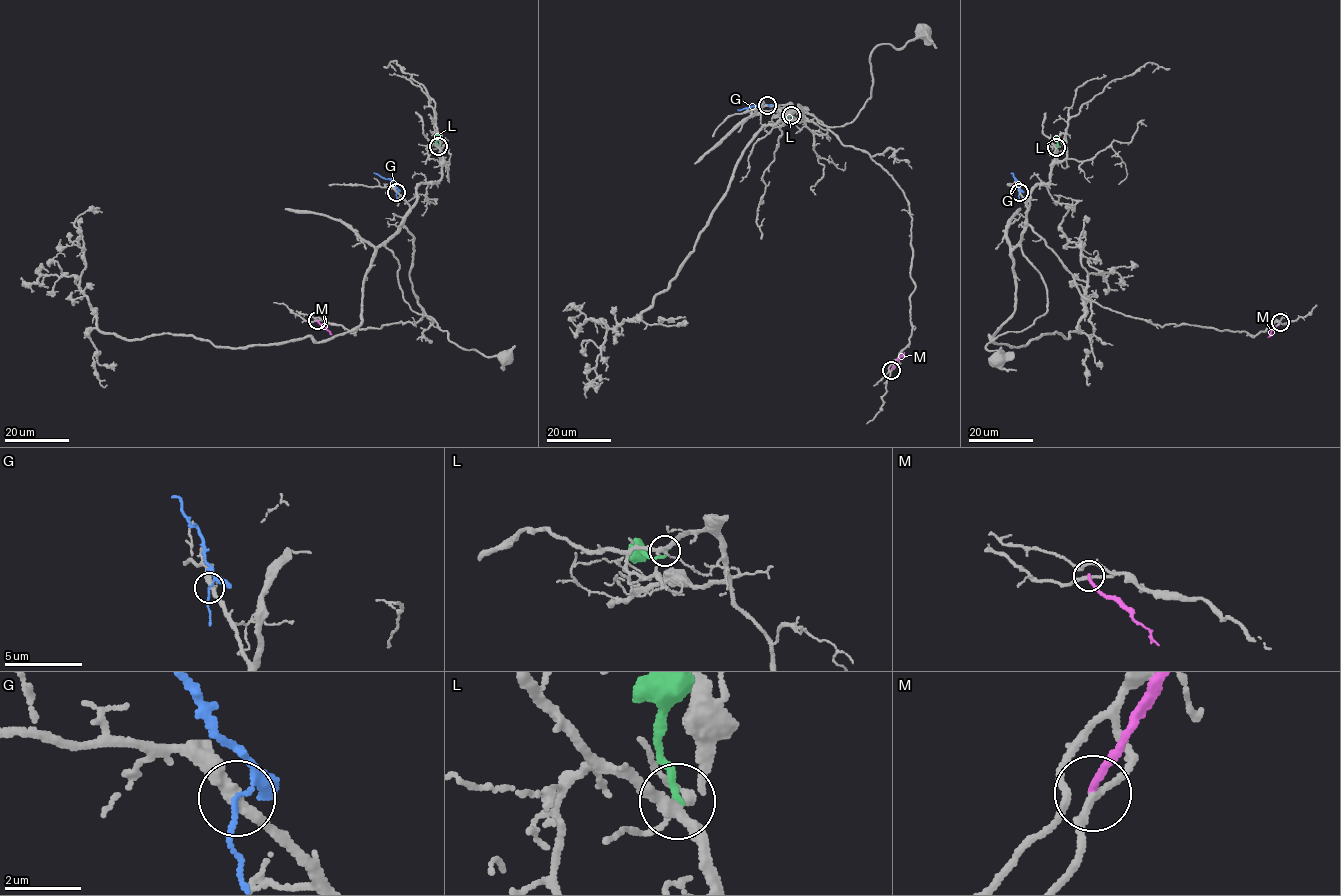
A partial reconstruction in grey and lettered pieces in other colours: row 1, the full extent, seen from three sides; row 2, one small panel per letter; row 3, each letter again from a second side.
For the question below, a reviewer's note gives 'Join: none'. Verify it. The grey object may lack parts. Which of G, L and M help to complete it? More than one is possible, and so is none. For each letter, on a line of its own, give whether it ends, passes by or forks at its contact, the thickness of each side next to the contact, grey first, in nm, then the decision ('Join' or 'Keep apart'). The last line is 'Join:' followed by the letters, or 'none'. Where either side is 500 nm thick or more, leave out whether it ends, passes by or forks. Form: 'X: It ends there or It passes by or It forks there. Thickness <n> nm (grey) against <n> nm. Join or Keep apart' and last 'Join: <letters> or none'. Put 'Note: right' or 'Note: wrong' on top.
Note: right
G: It forks there. Thickness 320 nm (grey) against 120 nm. Keep apart
L: It ends there. Thickness 280 nm (grey) against 200 nm. Keep apart
M: It ends there. Thickness 190 nm (grey) against 200 nm. Keep apart
Join: none

